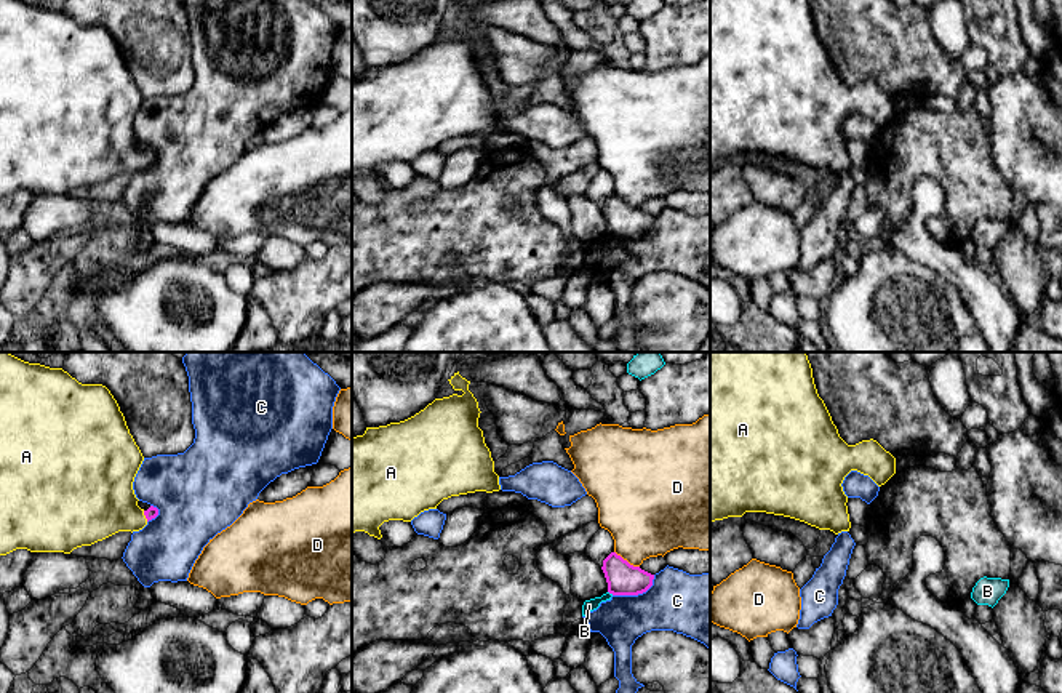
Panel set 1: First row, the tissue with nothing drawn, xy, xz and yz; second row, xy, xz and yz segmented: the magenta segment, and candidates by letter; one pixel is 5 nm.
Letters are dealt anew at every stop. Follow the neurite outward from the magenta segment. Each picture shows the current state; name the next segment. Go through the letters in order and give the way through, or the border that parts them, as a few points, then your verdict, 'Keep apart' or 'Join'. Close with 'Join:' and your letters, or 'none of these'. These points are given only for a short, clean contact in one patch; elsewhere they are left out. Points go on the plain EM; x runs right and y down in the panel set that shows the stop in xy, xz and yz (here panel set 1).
A: Path across: xy (151, 154), (144, 156), (122, 156), (96, 143). Join
B: Keep apart
C: Keep apart
D: Keep apart
Join: A

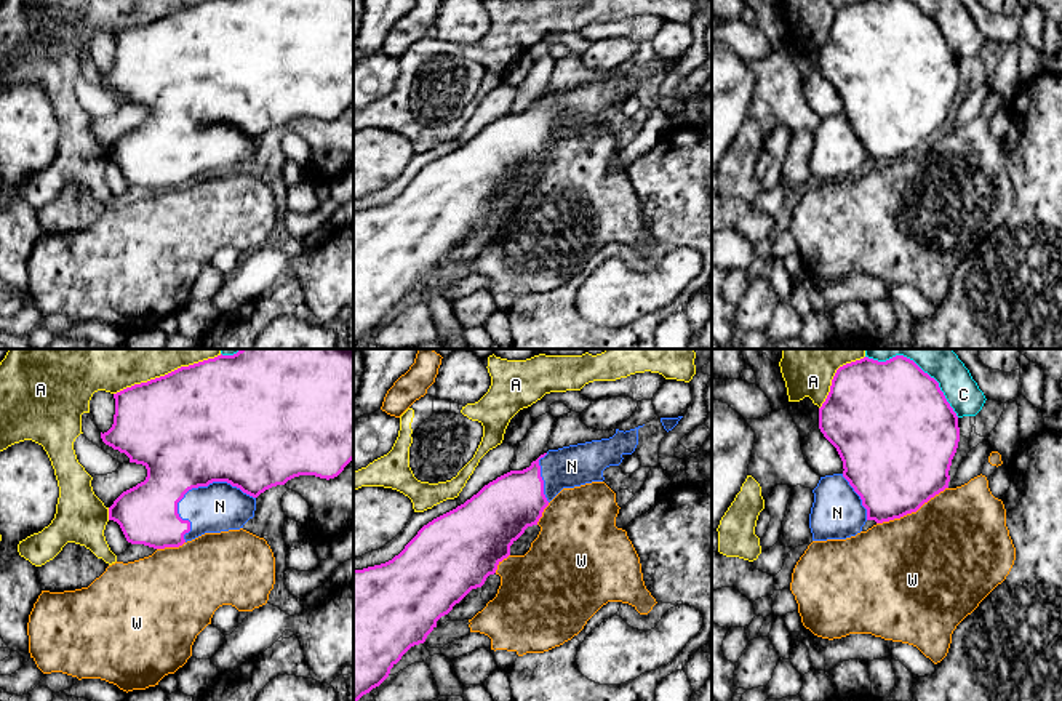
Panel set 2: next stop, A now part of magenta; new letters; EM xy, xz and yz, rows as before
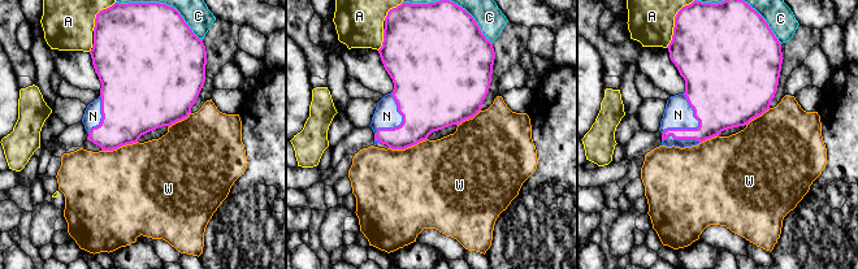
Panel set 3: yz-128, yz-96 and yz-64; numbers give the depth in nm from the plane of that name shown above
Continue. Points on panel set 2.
A: Keep apart
C: Keep apart
N: Join
W: Keep apart
Join: N

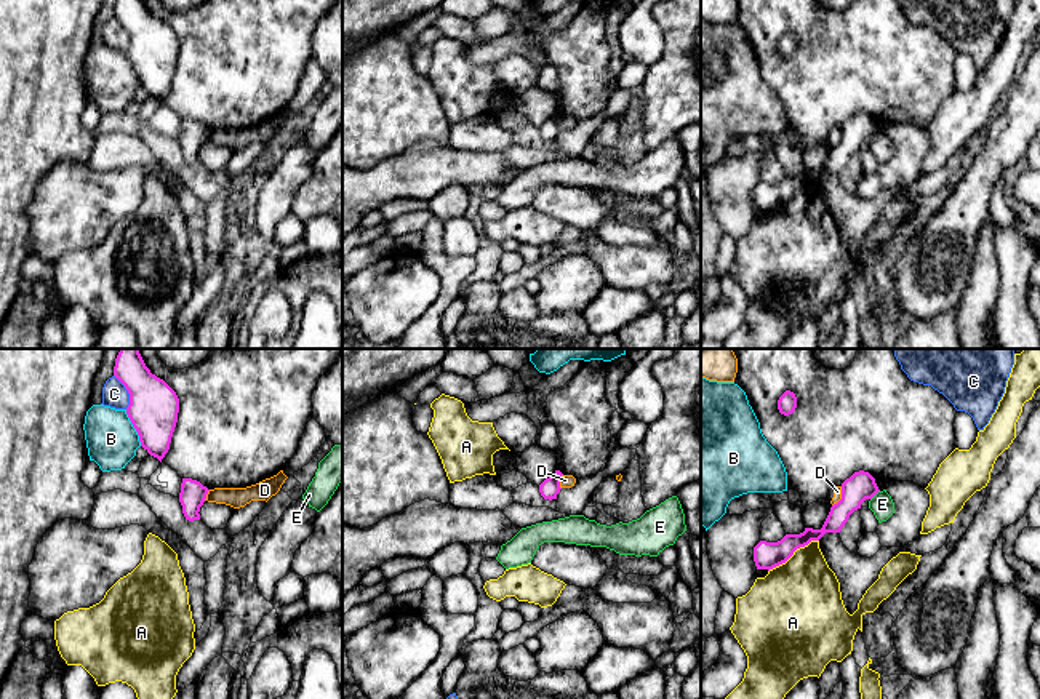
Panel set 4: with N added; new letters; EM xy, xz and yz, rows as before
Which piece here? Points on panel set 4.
A: Keep apart
B: Boundary: xy (125, 51), (141, 87). Keep apart
C: Boundary: xy (114, 16), (128, 35), (127, 50). Keep apart
D: Keep apart
E: Keep apart
Join: none of these

